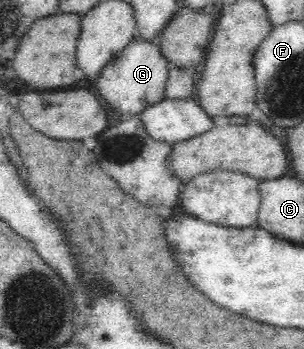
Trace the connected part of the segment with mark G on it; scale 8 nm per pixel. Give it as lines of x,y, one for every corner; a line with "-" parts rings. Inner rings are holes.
134,37
124,50
102,68
96,76
95,92
103,102
121,116
142,112
148,106
165,98
165,86
168,78
169,62
162,56
159,37
153,40
142,40

